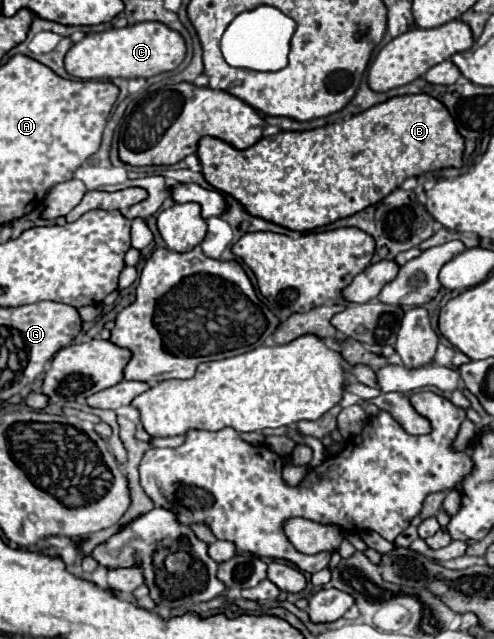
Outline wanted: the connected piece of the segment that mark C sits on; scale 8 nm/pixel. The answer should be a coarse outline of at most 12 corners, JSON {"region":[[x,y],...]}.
{"region":[[162,22],[86,34],[64,68],[80,80],[150,78],[180,66]]}

